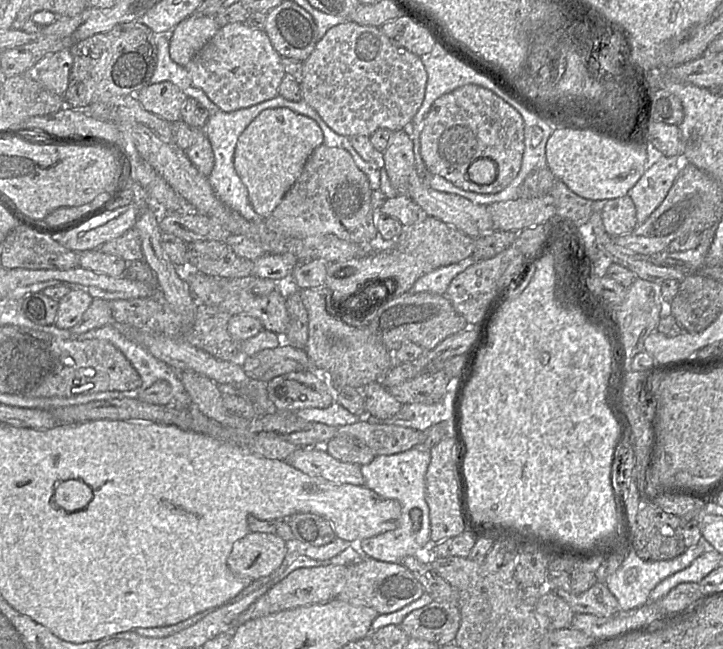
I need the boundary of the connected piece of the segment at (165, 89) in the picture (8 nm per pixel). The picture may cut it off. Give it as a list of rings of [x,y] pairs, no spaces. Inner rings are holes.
[[[164,81],[142,88],[137,98],[145,110],[173,123],[181,119],[187,96],[173,83]]]

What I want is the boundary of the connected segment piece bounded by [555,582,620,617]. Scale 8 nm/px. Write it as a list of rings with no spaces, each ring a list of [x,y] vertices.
[[[597,582],[582,593],[570,593],[564,590],[556,590],[555,592],[571,606],[575,613],[606,617],[620,612],[617,599],[605,583]]]

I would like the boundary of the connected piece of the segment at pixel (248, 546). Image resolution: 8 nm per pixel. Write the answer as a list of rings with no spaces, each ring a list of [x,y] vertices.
[[[249,532],[234,543],[227,566],[237,577],[256,580],[276,571],[287,551],[287,543],[275,533]]]

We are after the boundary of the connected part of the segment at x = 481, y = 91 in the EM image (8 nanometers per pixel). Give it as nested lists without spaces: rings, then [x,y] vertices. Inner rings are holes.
[[[467,84],[437,98],[423,120],[420,153],[428,171],[438,174],[455,186],[481,194],[504,190],[518,175],[524,154],[525,124],[520,113],[501,97],[484,87]],[[489,158],[497,164],[497,177],[490,184],[477,184],[469,178],[468,168],[477,159]]]

